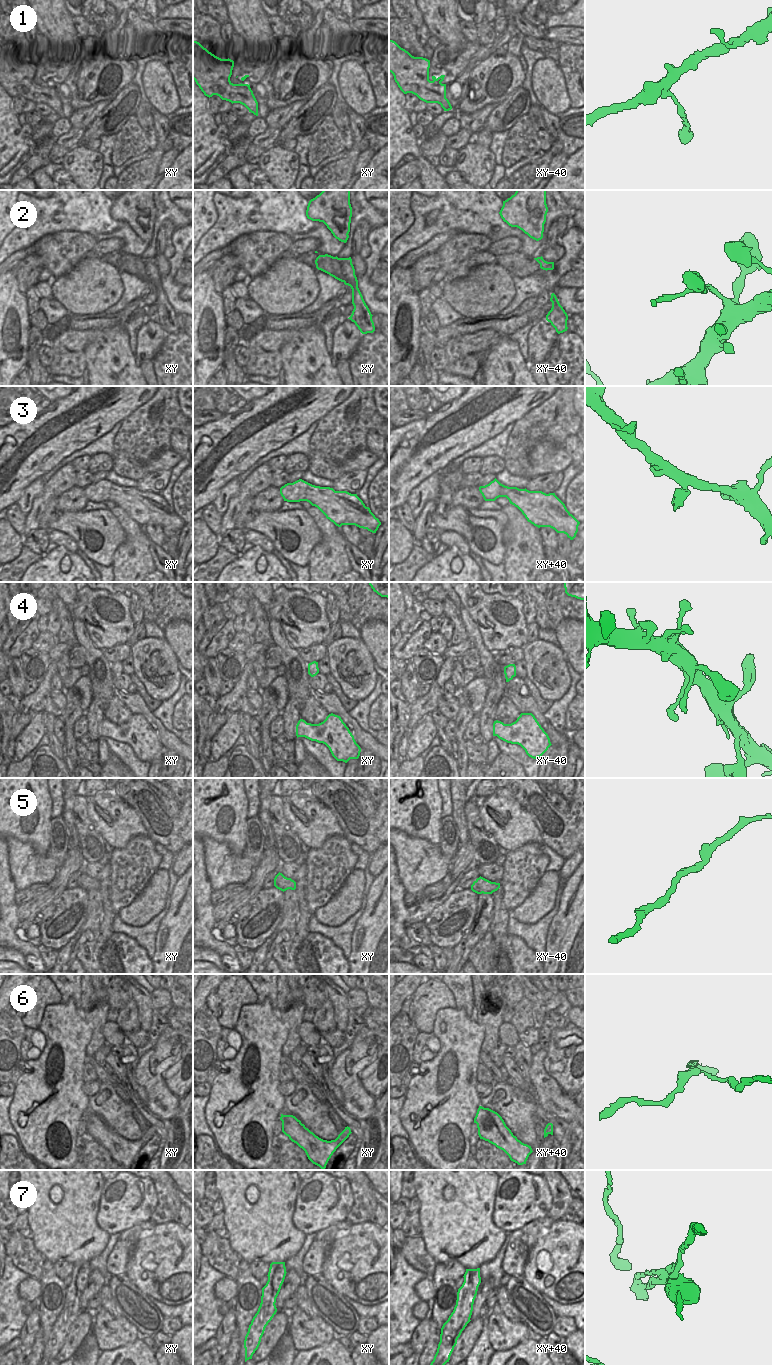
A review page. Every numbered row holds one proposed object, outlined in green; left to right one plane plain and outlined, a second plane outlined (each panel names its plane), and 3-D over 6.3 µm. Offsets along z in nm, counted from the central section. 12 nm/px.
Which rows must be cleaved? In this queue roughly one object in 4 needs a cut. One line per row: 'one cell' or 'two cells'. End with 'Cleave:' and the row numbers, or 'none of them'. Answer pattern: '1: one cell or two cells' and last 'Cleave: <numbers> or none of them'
1: one cell
2: two cells
3: one cell
4: one cell
5: two cells
6: one cell
7: two cells
Cleave: 2, 5, 7

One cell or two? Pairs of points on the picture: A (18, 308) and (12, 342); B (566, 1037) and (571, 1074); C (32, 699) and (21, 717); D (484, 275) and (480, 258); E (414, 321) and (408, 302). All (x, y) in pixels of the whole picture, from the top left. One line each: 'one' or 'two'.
A: one
B: one
C: one
D: two
E: one

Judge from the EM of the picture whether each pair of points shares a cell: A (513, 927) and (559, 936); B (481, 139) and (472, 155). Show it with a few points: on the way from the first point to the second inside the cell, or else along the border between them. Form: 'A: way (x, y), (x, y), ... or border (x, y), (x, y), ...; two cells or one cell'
A: border (557, 912), (551, 921), (545, 939); two cells
B: border (473, 139), (488, 148); two cells

